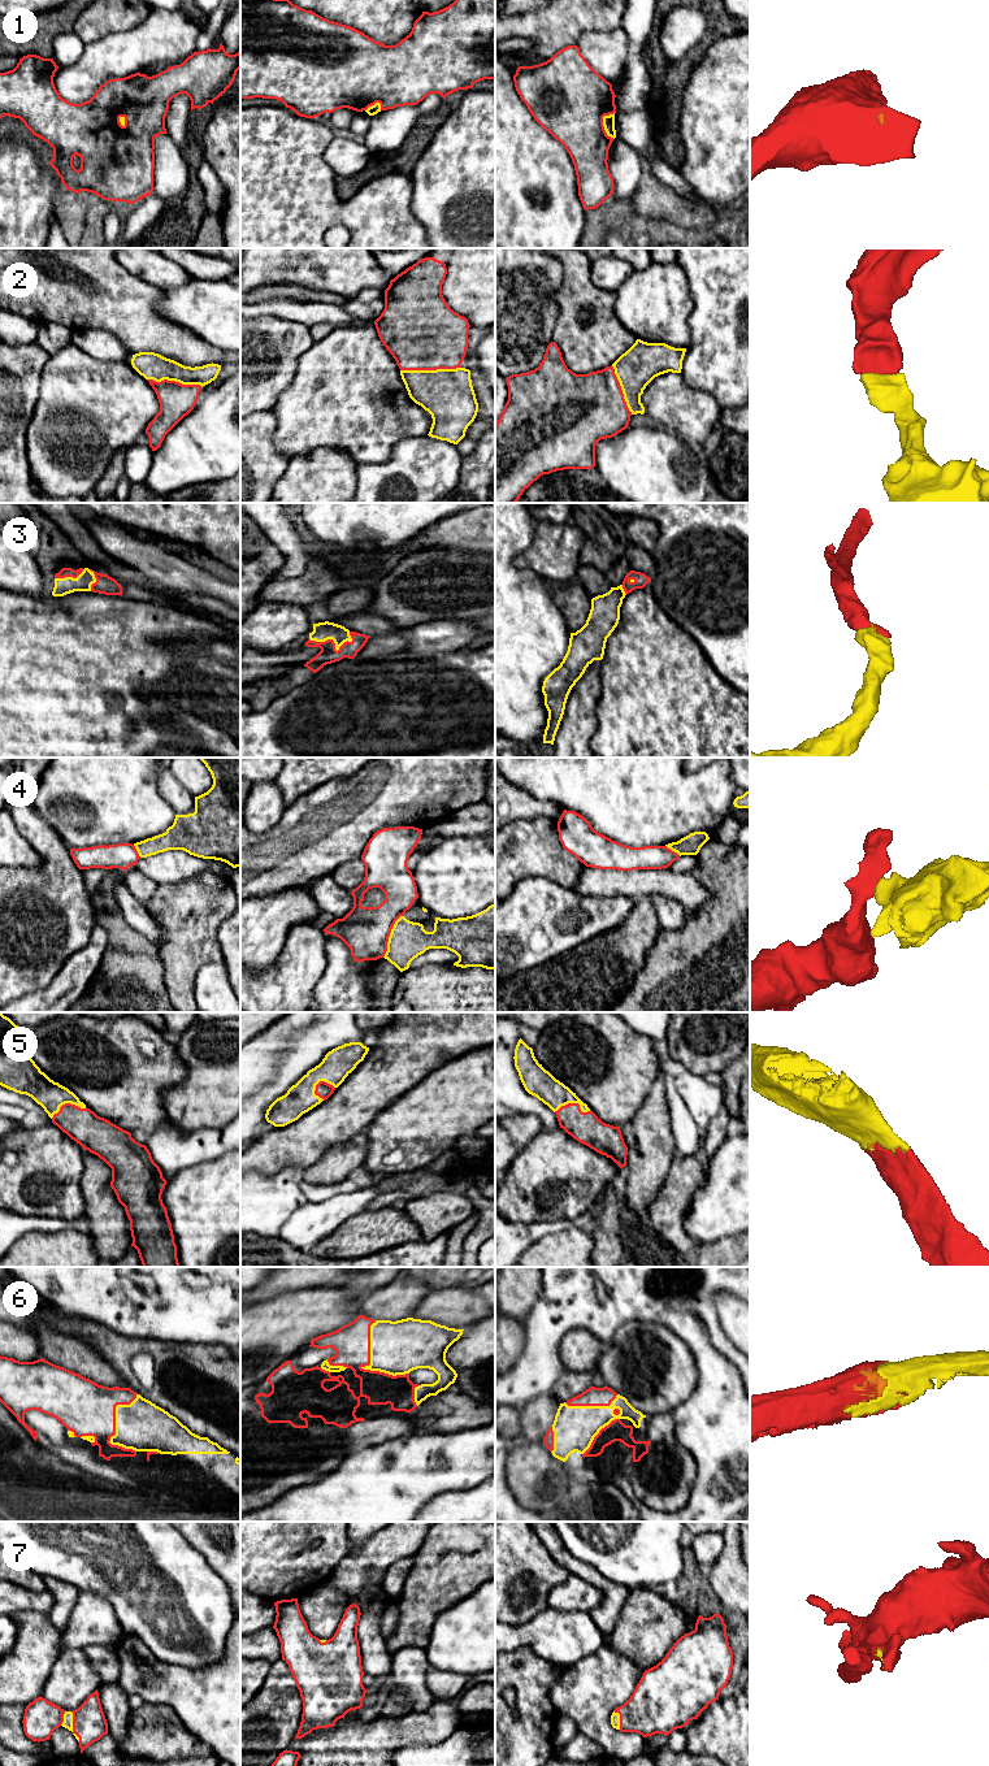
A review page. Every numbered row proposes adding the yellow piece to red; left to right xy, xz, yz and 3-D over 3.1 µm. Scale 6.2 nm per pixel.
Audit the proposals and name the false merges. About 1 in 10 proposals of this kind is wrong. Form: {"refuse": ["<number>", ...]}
{"refuse": ["4"]}

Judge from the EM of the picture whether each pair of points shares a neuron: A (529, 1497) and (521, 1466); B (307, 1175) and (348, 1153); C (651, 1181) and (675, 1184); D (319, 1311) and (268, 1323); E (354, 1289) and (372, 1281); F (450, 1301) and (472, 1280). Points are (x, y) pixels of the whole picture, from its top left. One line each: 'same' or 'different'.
A: same
B: same
C: different
D: same
E: same
F: different

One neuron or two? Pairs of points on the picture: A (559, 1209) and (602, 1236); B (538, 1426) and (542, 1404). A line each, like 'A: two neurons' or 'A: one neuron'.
A: two neurons
B: one neuron

